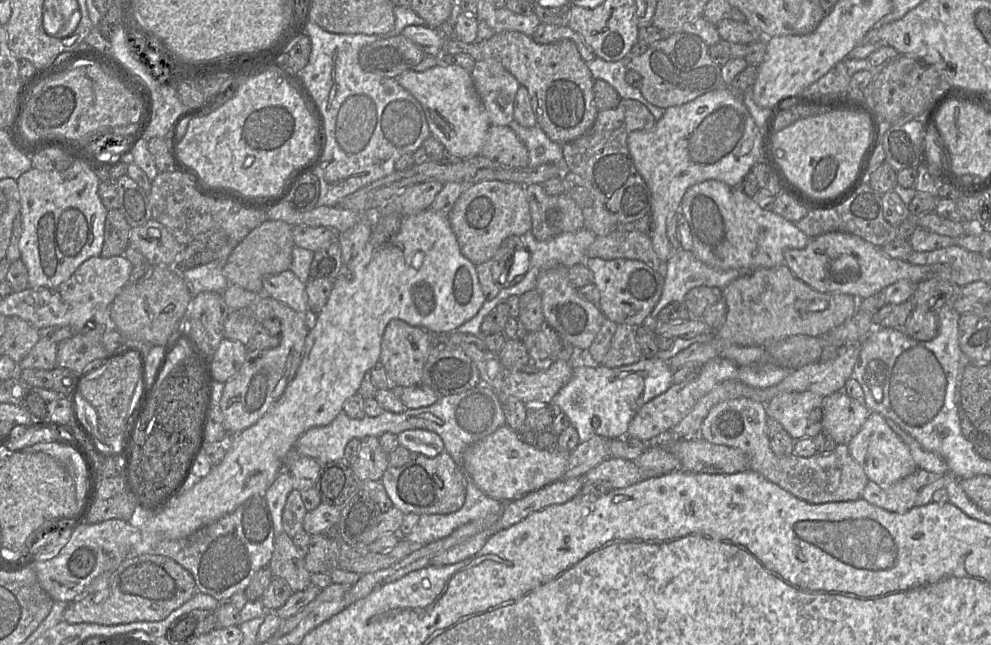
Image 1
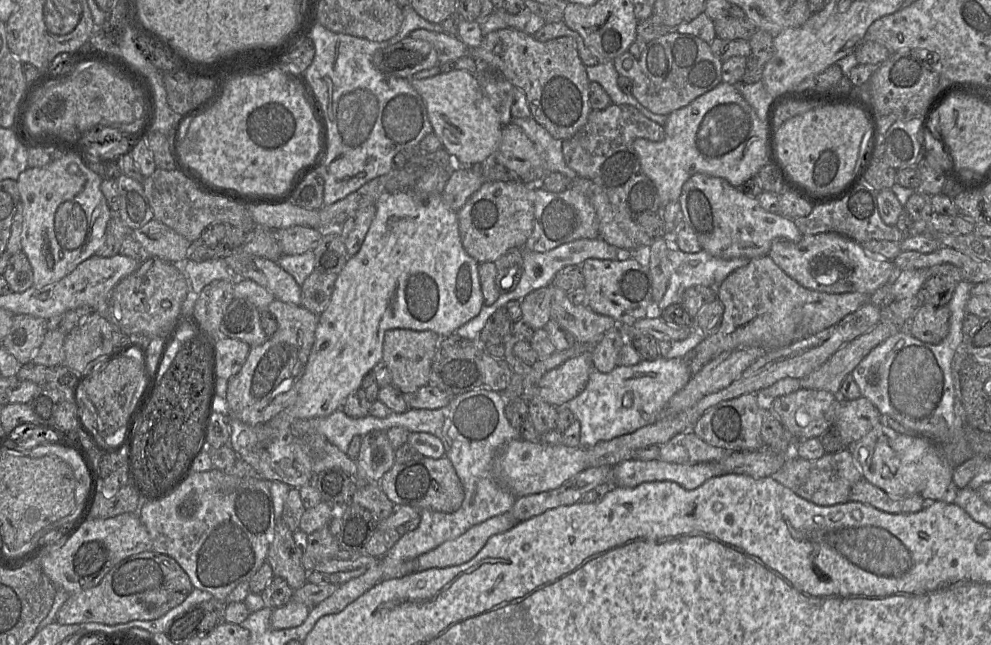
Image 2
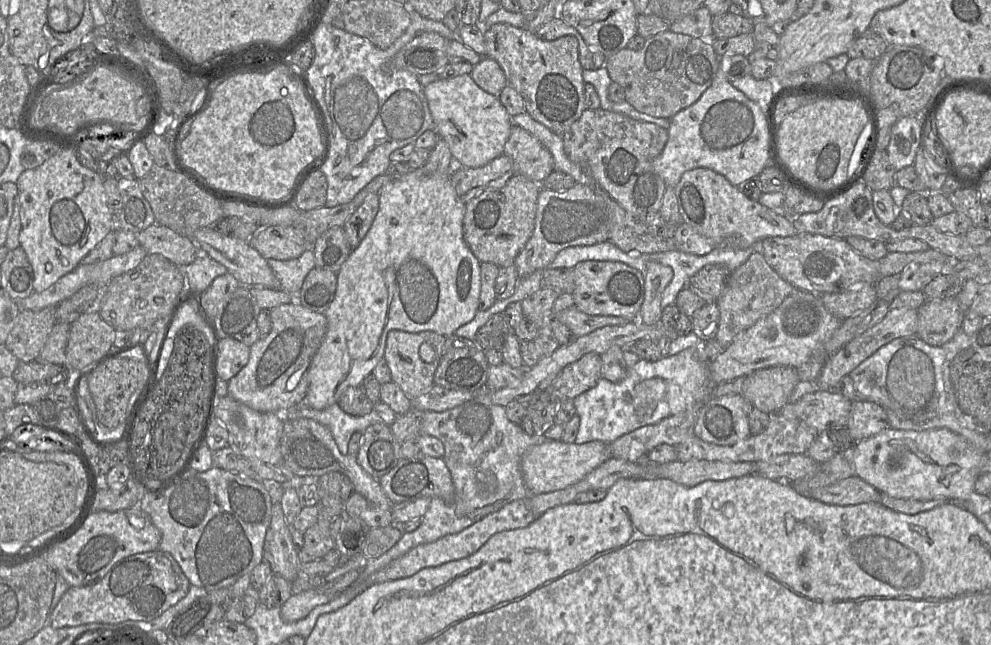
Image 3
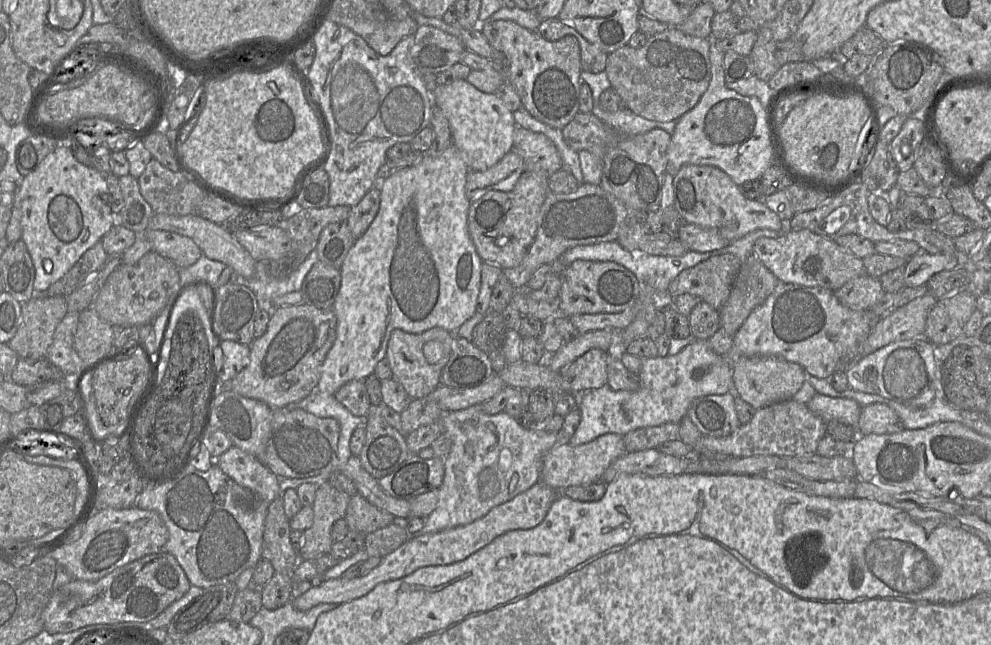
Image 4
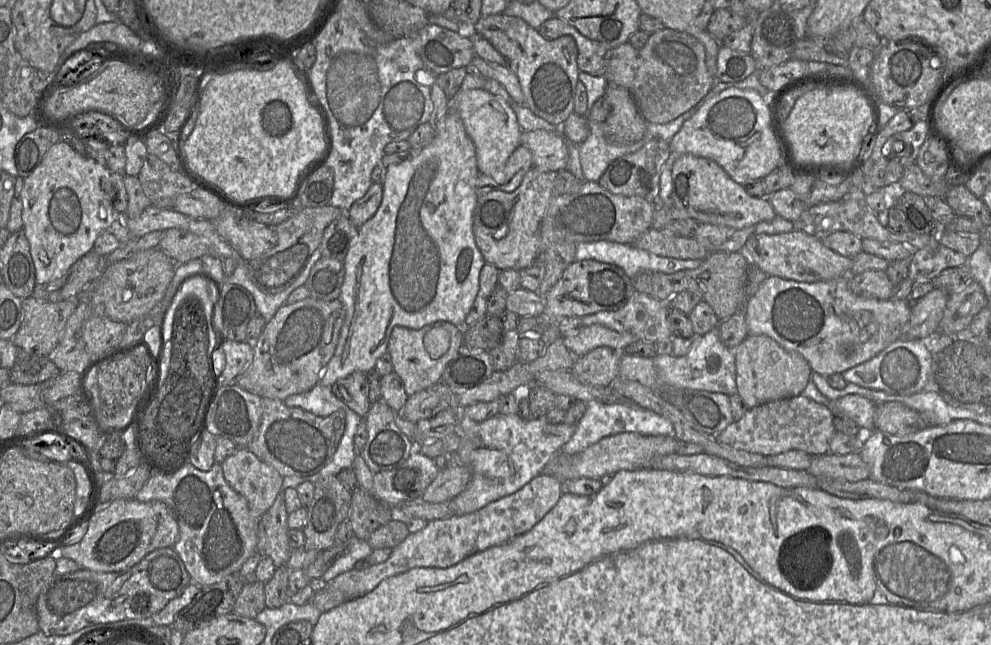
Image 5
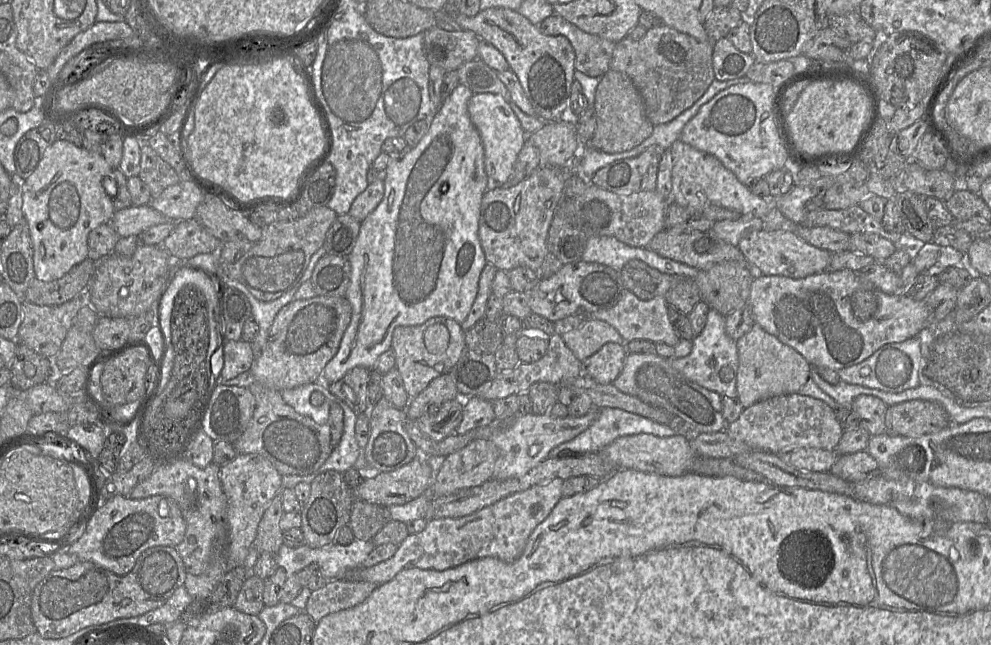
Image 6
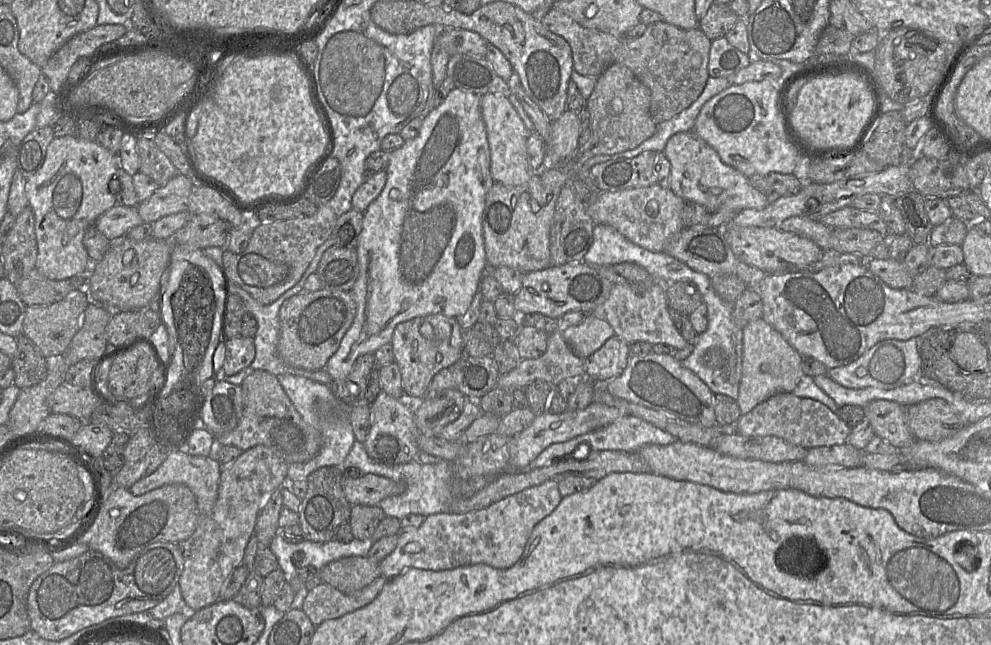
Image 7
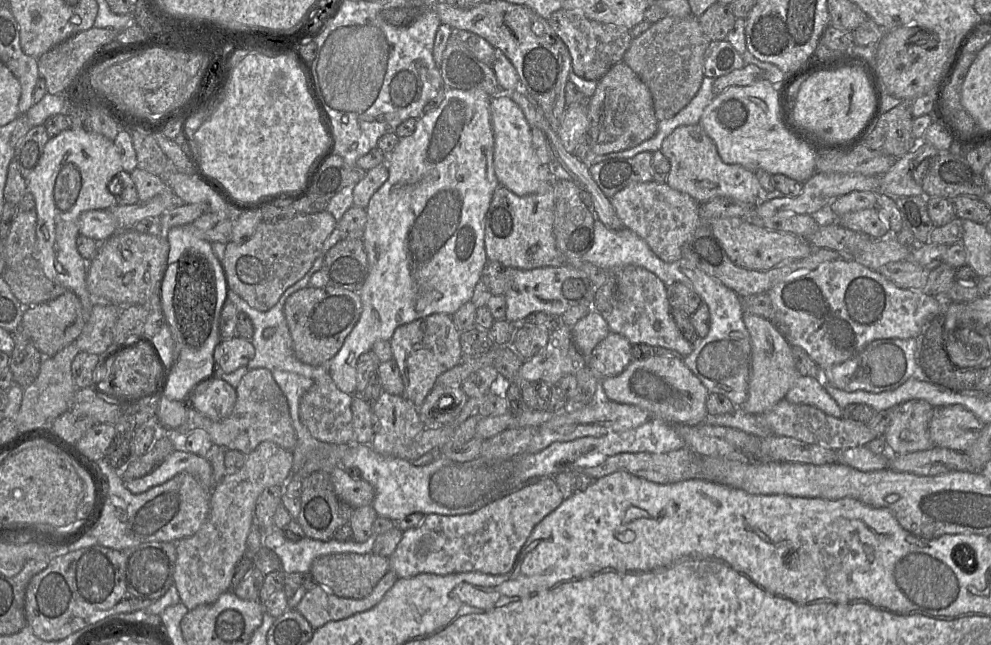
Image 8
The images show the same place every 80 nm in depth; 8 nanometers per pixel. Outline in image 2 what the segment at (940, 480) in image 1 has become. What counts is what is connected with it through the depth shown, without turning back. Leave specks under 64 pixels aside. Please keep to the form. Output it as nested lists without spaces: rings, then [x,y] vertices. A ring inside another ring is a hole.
[[[864,478],[852,486],[848,502],[864,503],[890,514],[916,513],[927,504],[927,501],[918,495],[906,498],[893,498]]]

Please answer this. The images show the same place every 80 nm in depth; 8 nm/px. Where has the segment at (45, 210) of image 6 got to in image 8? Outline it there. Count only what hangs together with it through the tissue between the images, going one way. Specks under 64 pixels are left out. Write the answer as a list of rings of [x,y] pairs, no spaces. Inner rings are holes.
[[[68,128],[49,138],[39,163],[26,179],[27,191],[33,195],[36,205],[36,258],[51,281],[63,285],[79,298],[85,313],[85,322],[96,300],[86,286],[88,261],[77,249],[79,218],[88,210],[109,209],[117,204],[117,198],[109,192],[109,182],[122,170],[121,157],[114,140],[84,128]]]

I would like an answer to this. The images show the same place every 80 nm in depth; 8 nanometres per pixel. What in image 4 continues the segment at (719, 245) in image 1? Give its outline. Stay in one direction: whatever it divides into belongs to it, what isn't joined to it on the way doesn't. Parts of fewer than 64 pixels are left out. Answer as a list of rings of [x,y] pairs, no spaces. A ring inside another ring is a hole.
[[[684,164],[673,177],[674,208],[688,224],[716,231],[729,242],[757,229],[780,231],[782,220],[762,201],[747,199],[731,178],[714,166]]]

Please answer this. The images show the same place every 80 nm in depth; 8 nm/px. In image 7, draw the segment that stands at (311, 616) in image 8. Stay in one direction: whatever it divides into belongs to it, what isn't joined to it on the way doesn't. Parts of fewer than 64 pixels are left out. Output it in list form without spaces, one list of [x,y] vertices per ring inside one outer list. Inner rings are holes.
[[[380,576],[354,594],[344,594],[326,583],[321,583],[308,592],[302,610],[317,627],[324,621],[340,618],[369,605],[388,580]]]

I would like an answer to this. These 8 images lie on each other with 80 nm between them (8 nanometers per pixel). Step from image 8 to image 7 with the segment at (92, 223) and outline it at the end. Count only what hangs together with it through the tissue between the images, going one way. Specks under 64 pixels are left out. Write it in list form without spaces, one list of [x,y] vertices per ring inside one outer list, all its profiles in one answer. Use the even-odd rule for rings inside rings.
[[[115,205],[95,221],[94,226],[110,241],[121,240],[135,226],[143,223],[136,207]]]

